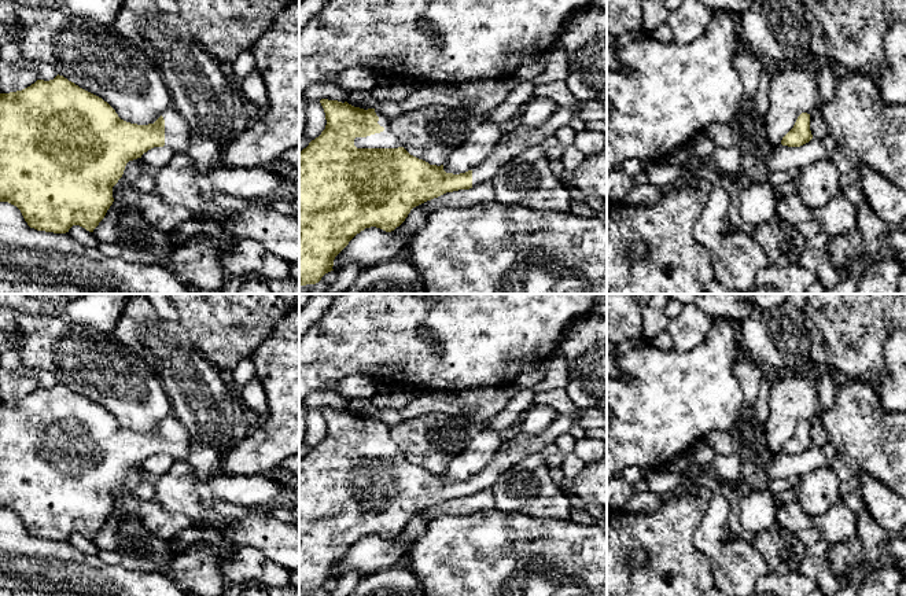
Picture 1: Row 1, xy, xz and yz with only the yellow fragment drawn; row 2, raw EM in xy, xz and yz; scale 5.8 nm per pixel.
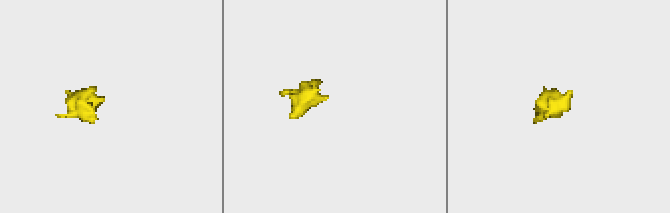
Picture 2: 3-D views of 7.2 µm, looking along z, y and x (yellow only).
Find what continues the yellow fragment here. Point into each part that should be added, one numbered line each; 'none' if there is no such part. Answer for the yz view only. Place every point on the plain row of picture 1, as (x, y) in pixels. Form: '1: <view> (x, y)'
none

